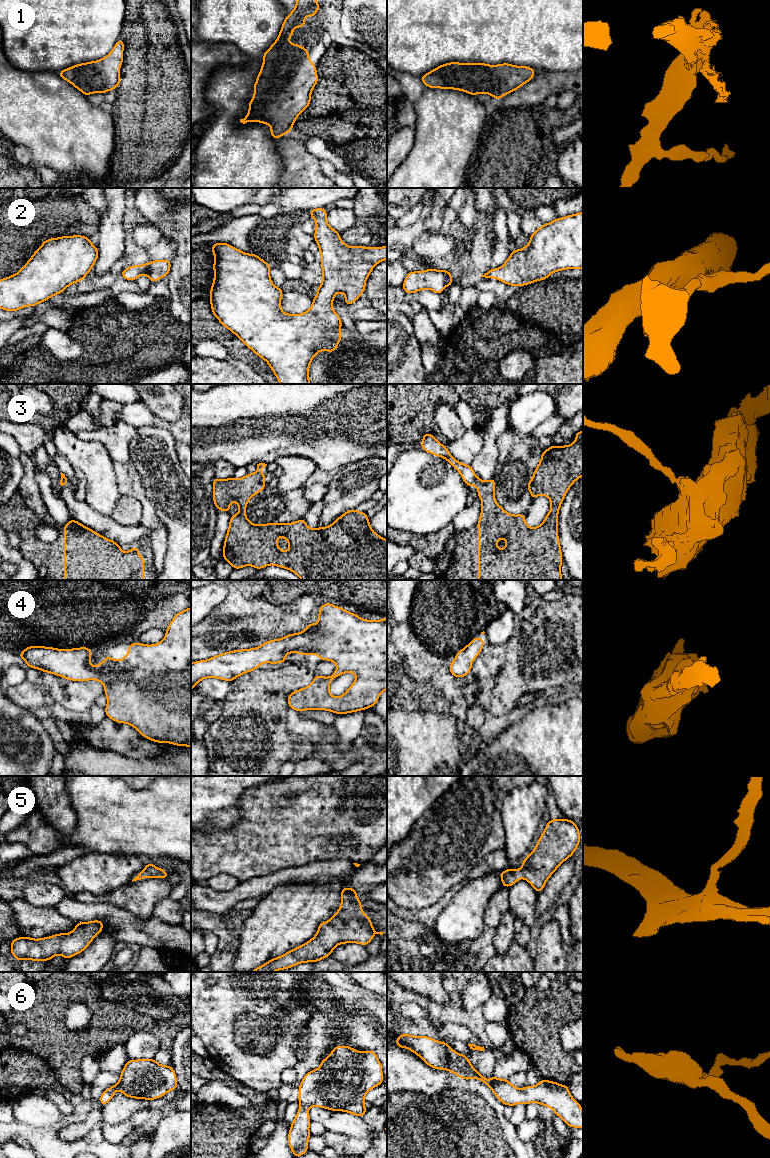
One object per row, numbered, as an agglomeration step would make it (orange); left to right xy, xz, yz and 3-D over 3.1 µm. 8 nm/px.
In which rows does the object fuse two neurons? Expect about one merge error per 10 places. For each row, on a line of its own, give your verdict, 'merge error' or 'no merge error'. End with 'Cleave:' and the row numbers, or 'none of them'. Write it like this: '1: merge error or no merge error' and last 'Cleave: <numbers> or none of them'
1: no merge error
2: no merge error
3: merge error
4: no merge error
5: no merge error
6: no merge error
Cleave: 3

